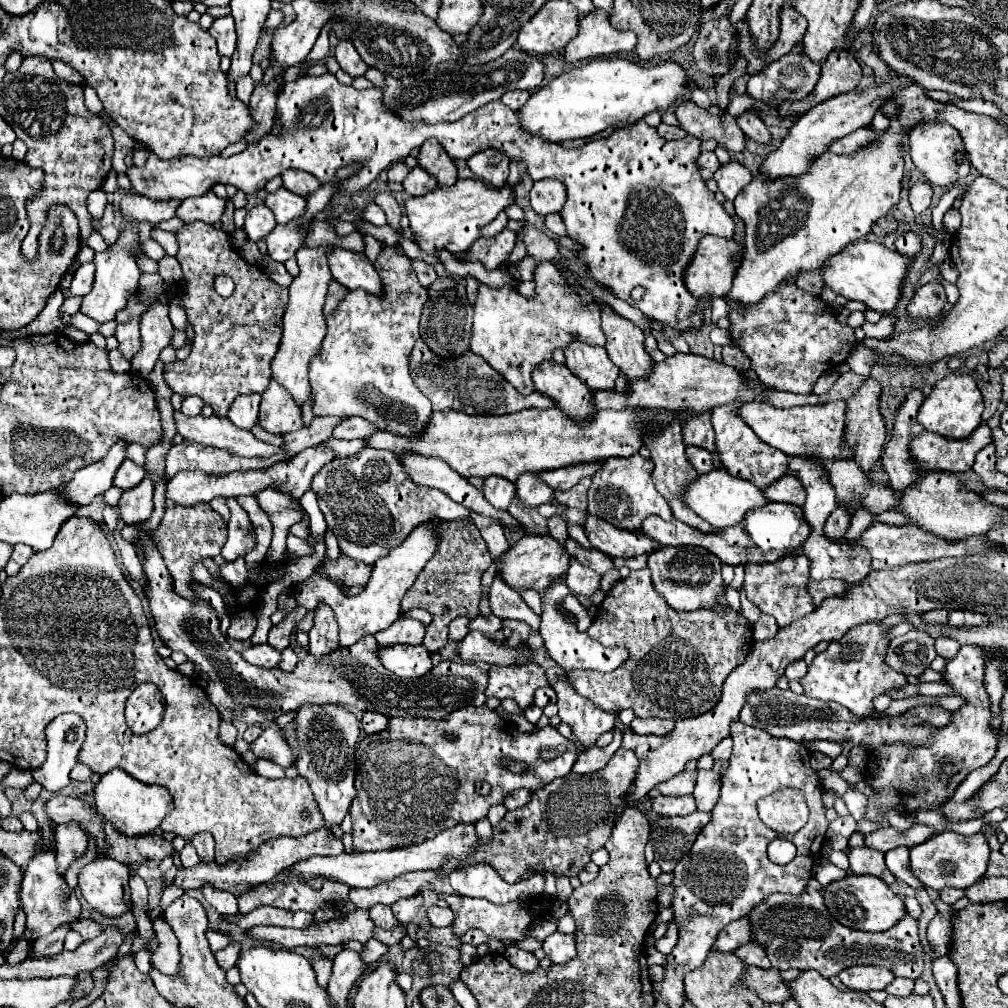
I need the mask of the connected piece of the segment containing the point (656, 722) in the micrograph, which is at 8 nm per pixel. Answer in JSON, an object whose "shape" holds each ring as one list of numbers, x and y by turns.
{"shape":[[633,719,631,729,641,735,667,735,675,727,671,719]]}

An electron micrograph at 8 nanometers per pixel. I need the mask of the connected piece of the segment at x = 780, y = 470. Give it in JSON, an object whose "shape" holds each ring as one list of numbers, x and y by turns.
{"shape":[[733,401,729,405,711,409,711,423,715,429,717,455,727,473,741,477,745,481,751,481,757,489,763,491,767,489,767,485,771,485,771,481,777,481,779,477,783,477,783,473,787,473,789,461,785,453,779,453,779,449,771,449,767,443,759,441,759,437,755,437,751,429,747,429,747,423,737,415,739,405,741,405,739,401]]}

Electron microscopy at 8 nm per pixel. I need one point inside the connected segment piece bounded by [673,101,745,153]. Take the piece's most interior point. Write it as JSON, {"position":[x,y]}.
{"position":[696,121]}

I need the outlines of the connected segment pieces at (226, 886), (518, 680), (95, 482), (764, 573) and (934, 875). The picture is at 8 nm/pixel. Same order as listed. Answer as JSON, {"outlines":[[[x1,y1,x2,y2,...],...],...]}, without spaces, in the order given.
{"outlines":[[[325,827,309,833,309,835,303,835,303,837,277,837,277,839,271,839,267,843,263,843,259,849,255,849,245,861,243,859,237,859,235,863,229,863,225,867,219,867,217,863,211,863,211,865,203,865,199,863,197,867,193,869,185,869,181,867,177,871,177,877,173,879,171,885,177,885,185,891,189,889,199,889,201,885,205,883,211,883,215,885,217,889,223,889,223,891,229,891,233,893,235,897,243,895,247,889,253,889,255,885,261,885,265,881,271,881,273,877,277,877,283,869,287,869,287,865,295,865,295,861,303,861,307,857,313,857,313,855,339,855,343,853,343,843,339,837,333,837]],[[527,663,521,667,491,667,485,695,497,699,509,697,519,705,519,709,527,709,533,705,535,689,543,685,549,685,549,679,537,663]],[[125,443,113,445,105,459,79,469,73,475,73,479,59,489,59,493,63,493,67,501,75,501,75,505,79,507,89,505,95,495,101,495,111,487,113,475,125,459,125,449,127,449]],[[787,555,775,563,747,563,745,565,745,583,743,583,743,591,747,595,749,601,753,601,763,613,775,617,775,621,785,627,801,617,805,617,807,613,811,613,815,609,815,605,811,603,811,597,807,595,805,587,807,587,807,579,809,579,809,559,803,555]],[[943,831,911,849,911,871,925,885,937,891,945,887,967,889,983,877,989,863,989,845,981,833,959,835,955,831]]]}

